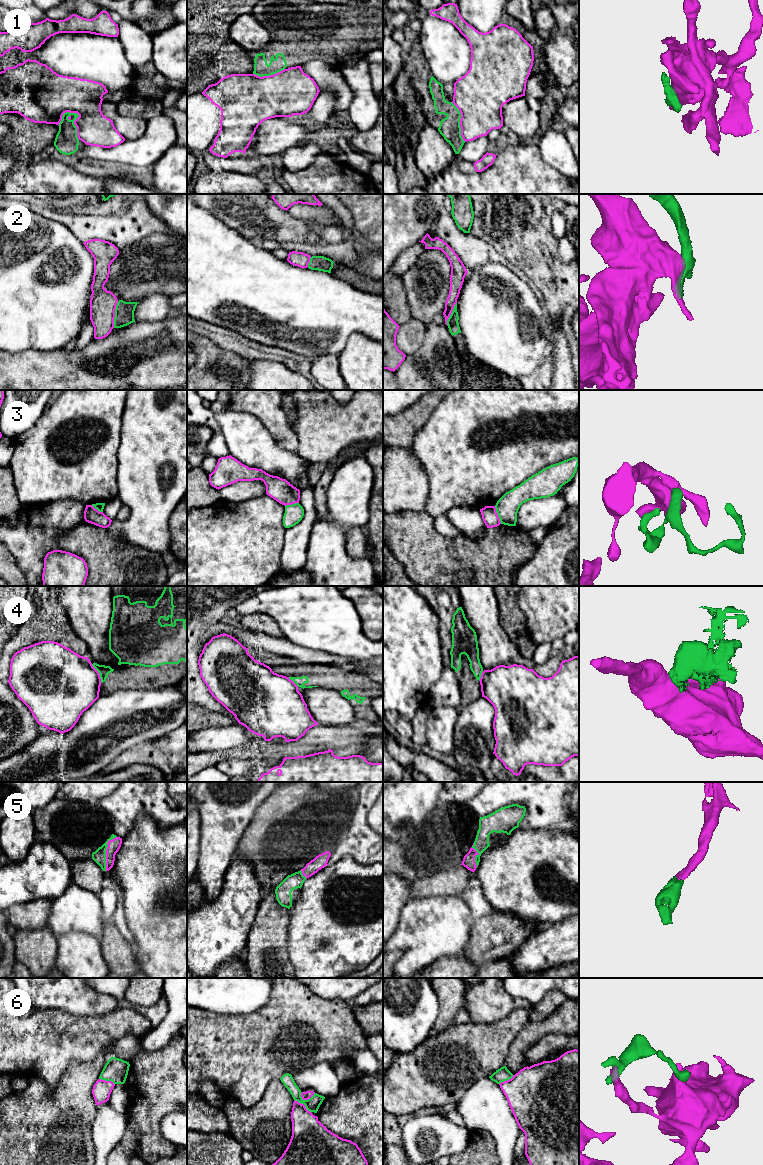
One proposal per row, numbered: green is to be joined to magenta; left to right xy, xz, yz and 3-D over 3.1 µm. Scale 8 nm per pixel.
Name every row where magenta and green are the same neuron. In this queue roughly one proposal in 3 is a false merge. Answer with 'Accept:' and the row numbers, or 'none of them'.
Accept: 5

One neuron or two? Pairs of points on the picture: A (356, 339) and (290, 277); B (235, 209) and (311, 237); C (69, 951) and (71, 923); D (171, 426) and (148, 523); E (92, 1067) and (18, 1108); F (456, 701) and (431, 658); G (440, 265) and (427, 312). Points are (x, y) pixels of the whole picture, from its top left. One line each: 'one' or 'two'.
A: two
B: one
C: two
D: one
E: one
F: two
G: one

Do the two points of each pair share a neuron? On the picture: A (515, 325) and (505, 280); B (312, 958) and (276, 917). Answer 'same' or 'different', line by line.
A: same
B: different

